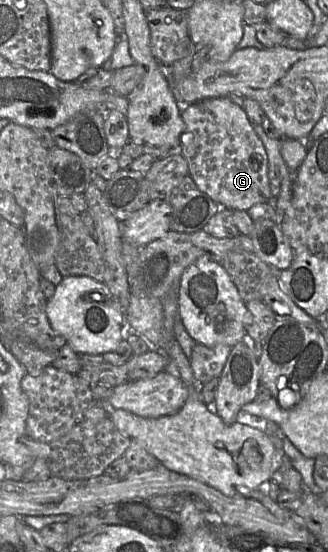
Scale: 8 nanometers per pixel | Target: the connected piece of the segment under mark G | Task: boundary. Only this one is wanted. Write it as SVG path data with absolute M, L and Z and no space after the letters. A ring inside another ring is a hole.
M228 97L201 100L184 106L185 127L179 152L188 164L188 176L221 208L247 211L259 203L273 203L268 176L268 156L243 108Z

